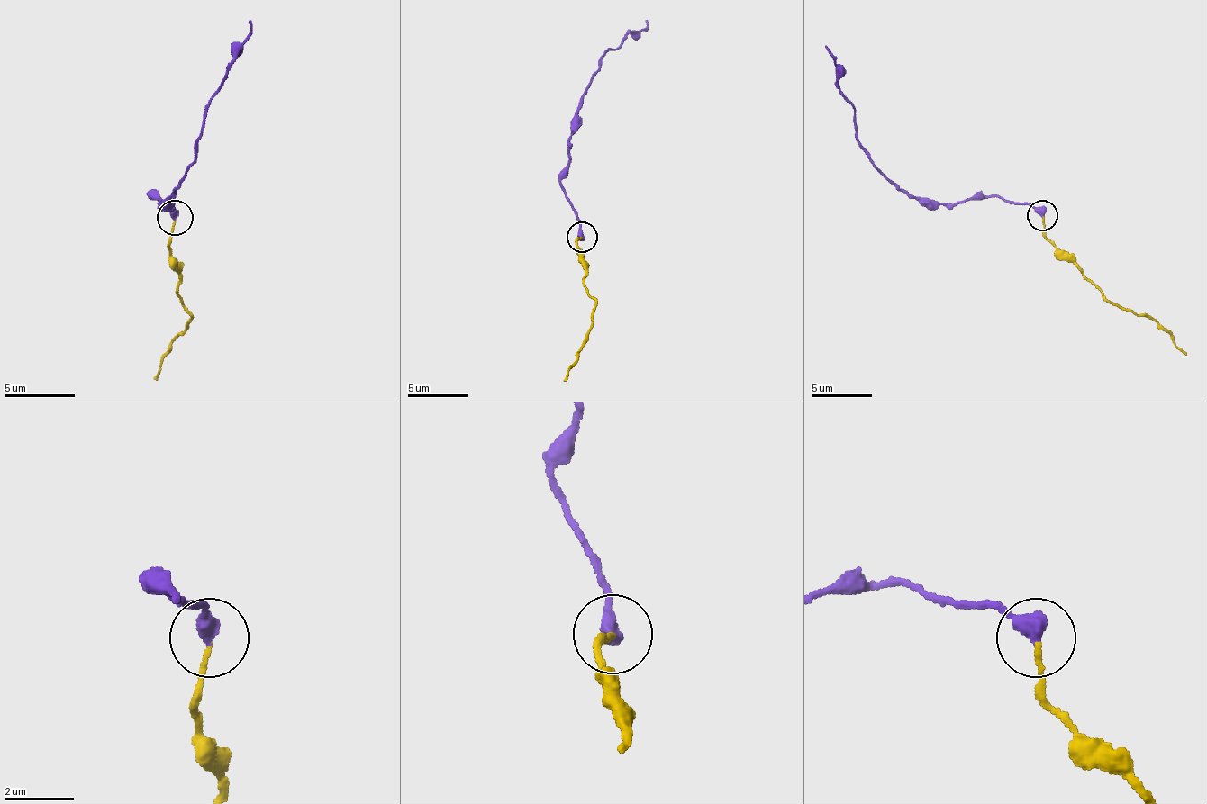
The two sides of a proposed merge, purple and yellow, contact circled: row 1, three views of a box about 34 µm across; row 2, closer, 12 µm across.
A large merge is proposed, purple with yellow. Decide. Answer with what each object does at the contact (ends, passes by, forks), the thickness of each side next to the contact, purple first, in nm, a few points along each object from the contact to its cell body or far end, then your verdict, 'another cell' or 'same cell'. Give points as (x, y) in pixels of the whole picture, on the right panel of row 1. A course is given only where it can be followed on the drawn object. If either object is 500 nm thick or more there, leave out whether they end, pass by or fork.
purple ends | yellow ends | 480/120 nm | purple via (1041, 215), (1026, 203), (986, 197), (940, 203), (901, 191), (861, 145), (856, 112), (837, 81), (825, 45) | yellow via (1041, 215), (1045, 234), (1109, 301), (1148, 313), (1185, 356) | same cell

